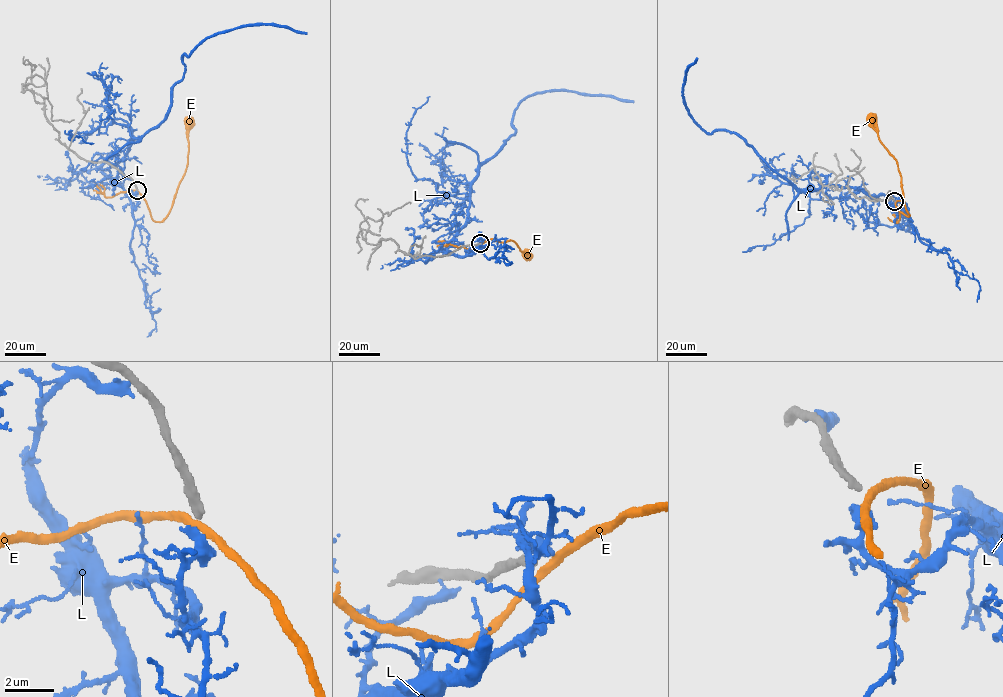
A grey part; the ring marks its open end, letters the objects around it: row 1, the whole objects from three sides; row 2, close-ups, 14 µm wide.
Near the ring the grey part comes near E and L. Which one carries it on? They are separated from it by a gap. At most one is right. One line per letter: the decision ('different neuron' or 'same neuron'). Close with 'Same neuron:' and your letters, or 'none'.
E: different neuron
L: different neuron
Same neuron: none

